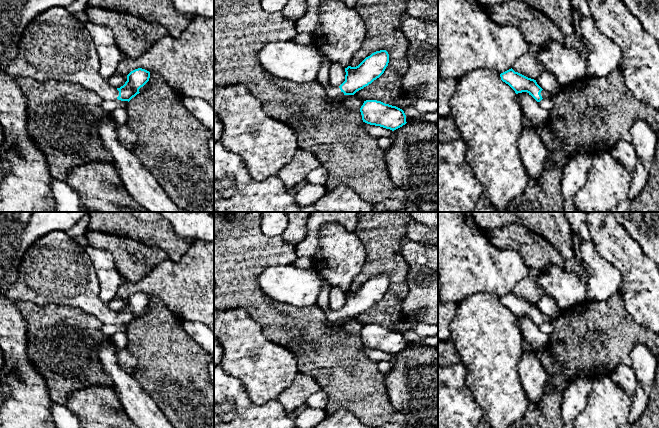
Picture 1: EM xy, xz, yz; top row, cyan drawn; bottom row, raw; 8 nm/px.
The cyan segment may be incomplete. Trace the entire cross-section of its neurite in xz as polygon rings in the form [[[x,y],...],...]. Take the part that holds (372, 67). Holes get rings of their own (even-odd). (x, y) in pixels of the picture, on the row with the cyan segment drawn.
[[[380,50],[366,57],[358,66],[345,68],[345,81],[339,86],[323,86],[326,97],[332,102],[342,102],[345,95],[354,95],[371,84],[385,71],[389,63],[389,54]]]

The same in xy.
[[[65,7],[50,8],[38,16],[36,16],[23,31],[22,37],[18,45],[18,55],[9,64],[6,73],[15,77],[32,78],[38,82],[45,82],[48,80],[57,80],[60,82],[74,83],[81,85],[85,89],[95,92],[104,100],[121,100],[130,101],[133,97],[139,94],[139,89],[143,87],[150,78],[150,72],[138,68],[131,71],[127,75],[127,81],[120,88],[111,86],[105,78],[100,75],[100,60],[92,41],[90,34],[86,28],[86,24],[77,19],[76,15],[70,14]]]

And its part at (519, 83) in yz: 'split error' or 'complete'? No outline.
split error

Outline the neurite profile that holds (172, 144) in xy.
[[[150,73],[148,83],[150,87],[133,97],[127,106],[126,124],[137,136],[134,152],[142,165],[177,206],[187,212],[214,212],[214,161],[208,149],[208,141],[214,132],[205,128],[186,109],[182,98],[170,88],[160,74]]]

